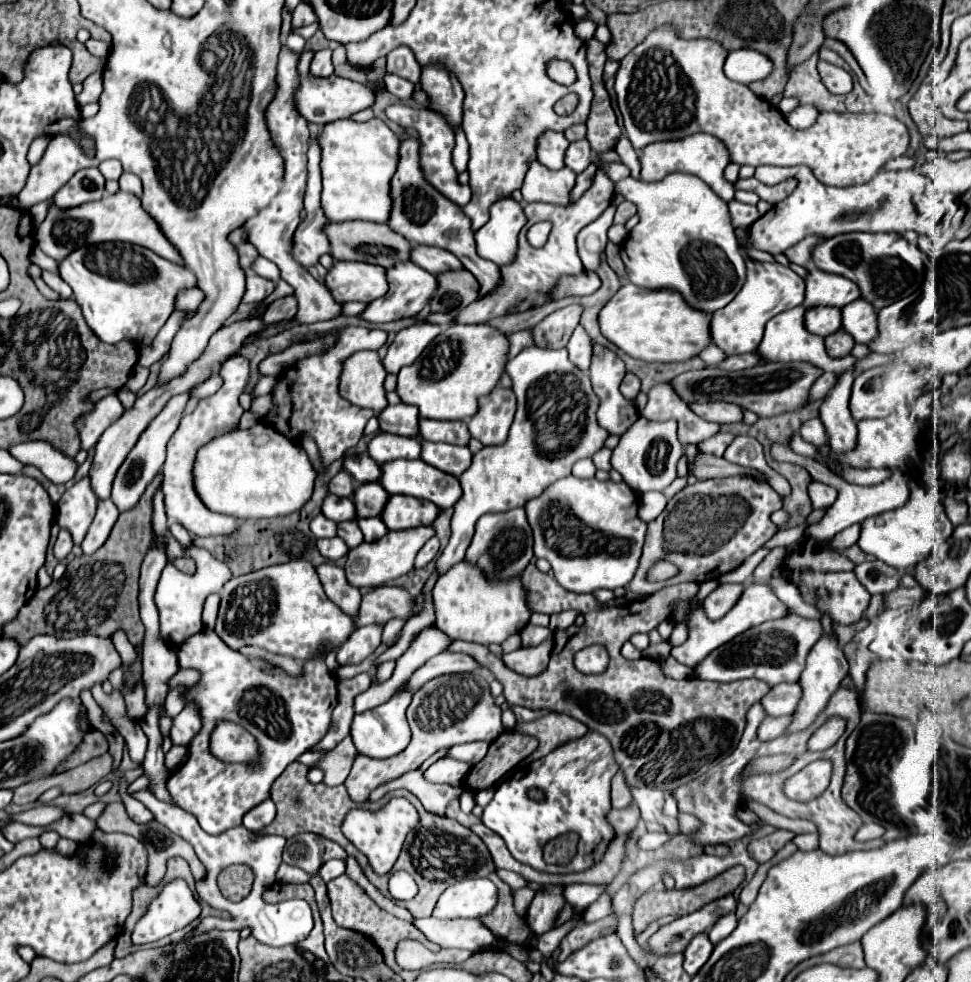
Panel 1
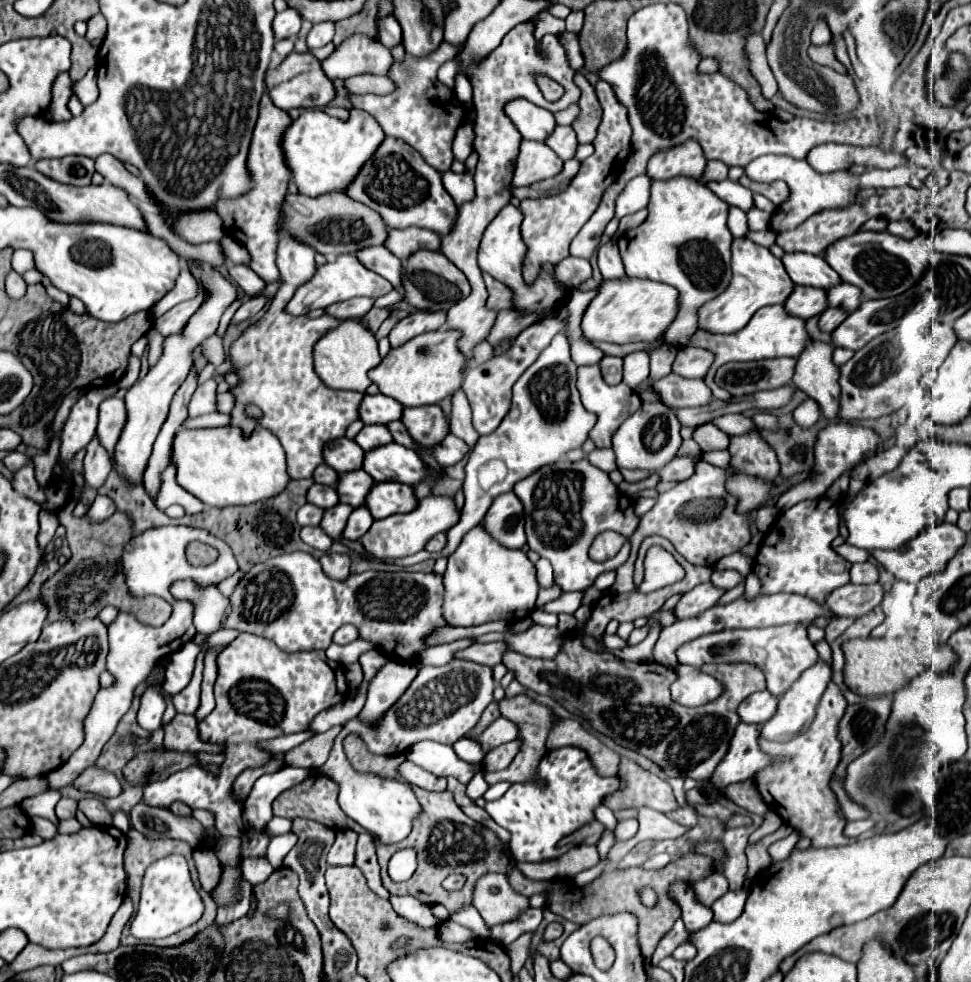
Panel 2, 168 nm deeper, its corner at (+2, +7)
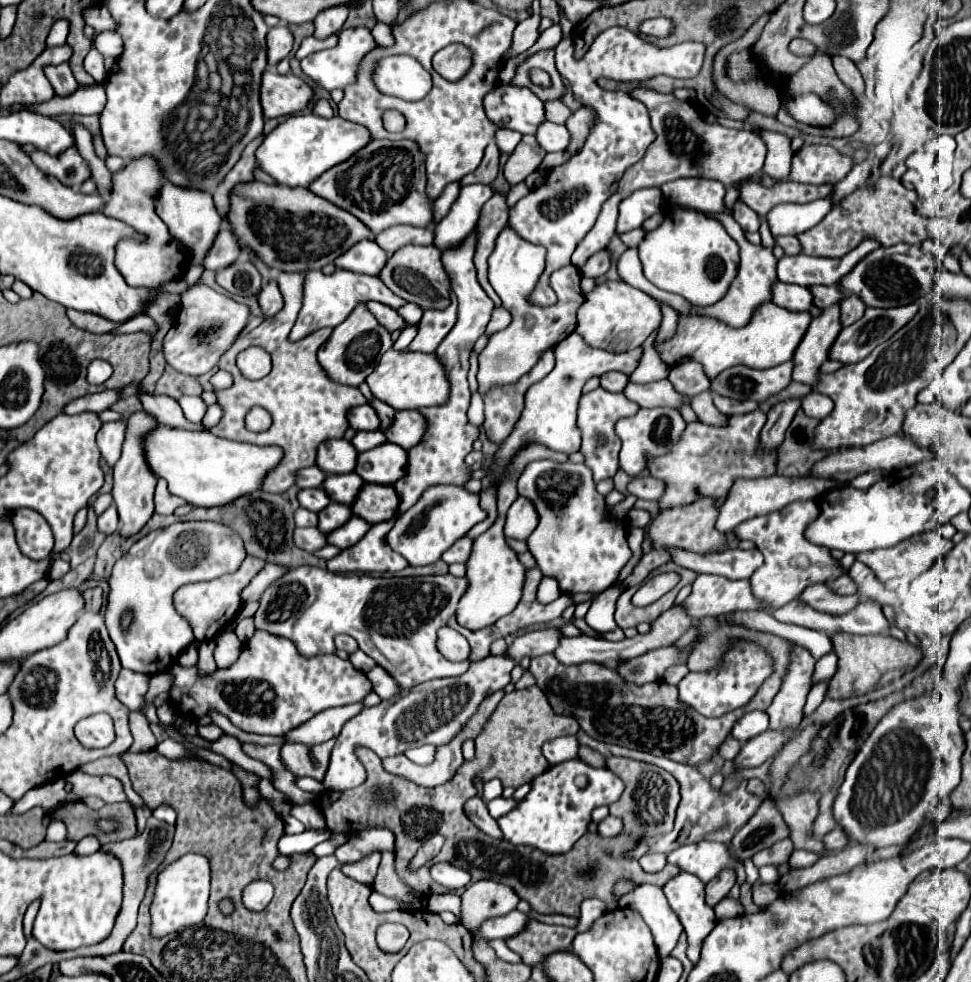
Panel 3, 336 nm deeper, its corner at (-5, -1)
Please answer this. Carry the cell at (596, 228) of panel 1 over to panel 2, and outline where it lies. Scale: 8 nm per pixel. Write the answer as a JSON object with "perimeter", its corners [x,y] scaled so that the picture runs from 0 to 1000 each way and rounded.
{"perimeter":[[[698,4],[667,6],[659,12],[655,12],[647,20],[647,47],[634,63],[630,63],[618,71],[618,79],[630,88],[636,104],[647,114],[647,122],[651,128],[651,155],[647,159],[639,179],[634,181],[634,185],[626,189],[626,196],[622,196],[616,214],[608,220],[608,224],[599,230],[595,240],[589,244],[589,248],[587,248],[589,261],[608,263],[612,259],[612,255],[618,248],[624,228],[632,222],[632,204],[643,193],[647,183],[665,175],[667,161],[680,151],[698,149],[704,143],[715,141],[723,149],[725,159],[729,163],[744,163],[750,169],[768,169],[772,163],[777,163],[785,157],[807,157],[807,159],[816,159],[820,163],[830,163],[832,155],[844,147],[861,145],[861,147],[875,147],[875,149],[894,151],[894,149],[904,149],[908,143],[910,130],[908,130],[906,120],[873,120],[871,124],[844,124],[838,120],[818,120],[816,124],[805,124],[791,114],[779,112],[774,108],[774,104],[770,102],[770,96],[766,94],[766,90],[762,86],[758,86],[756,81],[752,81],[750,77],[746,77],[742,73],[739,75],[721,75],[719,73],[721,63],[723,63],[723,57],[711,43],[704,8],[700,8]]]}

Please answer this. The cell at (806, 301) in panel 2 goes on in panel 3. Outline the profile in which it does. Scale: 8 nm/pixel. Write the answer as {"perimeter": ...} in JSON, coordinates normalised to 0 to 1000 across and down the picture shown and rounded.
{"perimeter":[[[798,287],[794,291],[794,308],[811,316],[833,316],[835,314],[835,299],[831,293],[821,289]]]}

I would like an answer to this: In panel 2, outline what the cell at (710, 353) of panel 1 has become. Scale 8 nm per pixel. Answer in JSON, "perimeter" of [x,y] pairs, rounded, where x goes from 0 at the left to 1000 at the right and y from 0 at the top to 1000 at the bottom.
{"perimeter":[[[709,179],[671,185],[667,222],[636,244],[639,261],[649,283],[692,289],[700,297],[698,324],[684,346],[690,352],[711,352],[719,332],[719,316],[742,301],[754,285],[754,238],[750,236],[750,208]]]}

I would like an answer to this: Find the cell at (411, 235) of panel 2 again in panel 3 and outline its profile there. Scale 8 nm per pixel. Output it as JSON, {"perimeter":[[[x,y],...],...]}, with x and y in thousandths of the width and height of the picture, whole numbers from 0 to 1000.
{"perimeter":[[[403,230],[386,240],[386,246],[403,261],[415,248],[446,248],[444,244],[446,232],[429,232],[429,230]]]}

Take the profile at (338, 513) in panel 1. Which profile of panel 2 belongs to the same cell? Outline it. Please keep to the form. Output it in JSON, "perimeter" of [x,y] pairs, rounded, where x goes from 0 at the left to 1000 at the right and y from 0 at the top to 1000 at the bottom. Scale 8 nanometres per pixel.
{"perimeter":[[[323,493],[317,499],[317,511],[321,511],[323,515],[330,515],[334,519],[344,517],[350,509],[348,509],[348,501],[344,495],[332,495],[332,493]]]}

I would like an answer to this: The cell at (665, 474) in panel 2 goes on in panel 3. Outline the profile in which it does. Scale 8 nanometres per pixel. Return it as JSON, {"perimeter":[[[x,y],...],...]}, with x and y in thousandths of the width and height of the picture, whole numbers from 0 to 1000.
{"perimeter":[[[656,485],[646,493],[646,499],[660,509],[677,509],[683,503],[683,491],[673,485]]]}

